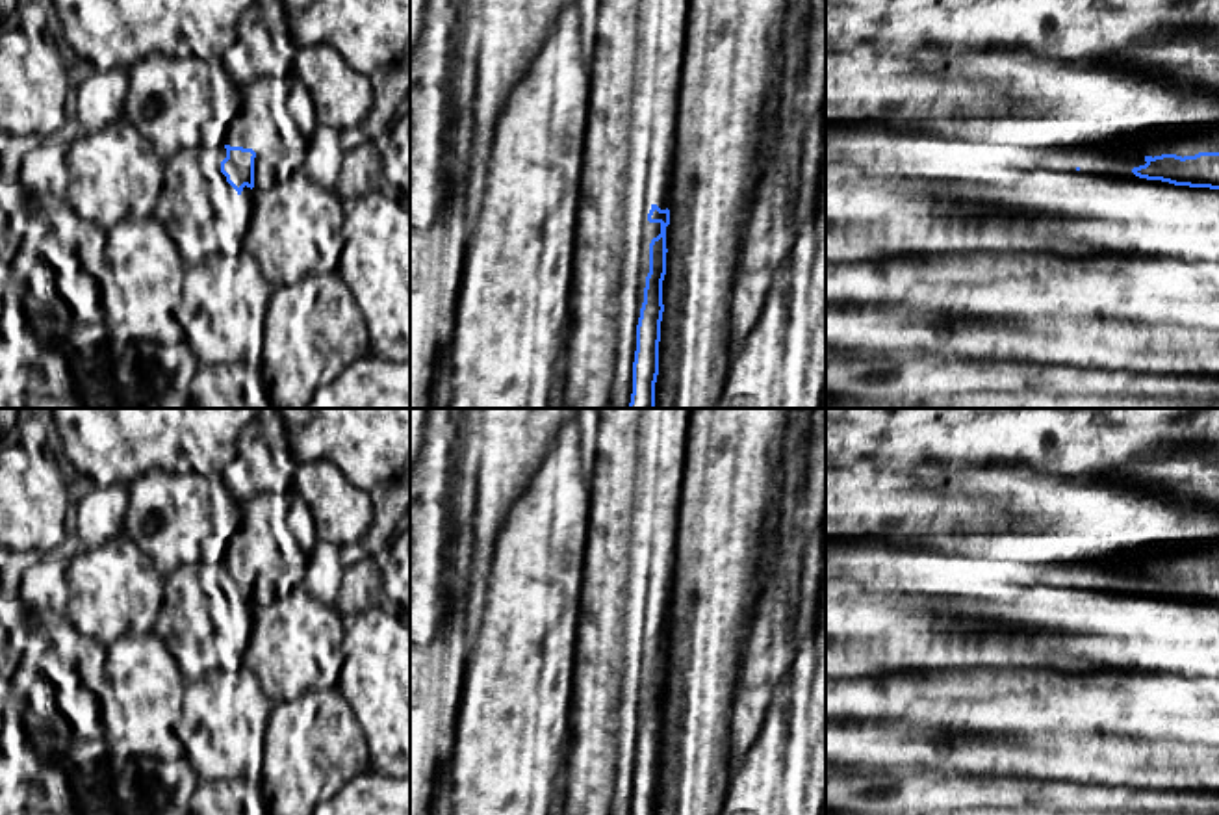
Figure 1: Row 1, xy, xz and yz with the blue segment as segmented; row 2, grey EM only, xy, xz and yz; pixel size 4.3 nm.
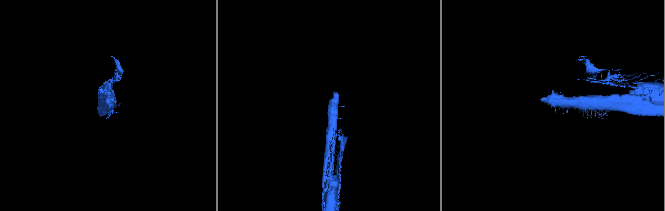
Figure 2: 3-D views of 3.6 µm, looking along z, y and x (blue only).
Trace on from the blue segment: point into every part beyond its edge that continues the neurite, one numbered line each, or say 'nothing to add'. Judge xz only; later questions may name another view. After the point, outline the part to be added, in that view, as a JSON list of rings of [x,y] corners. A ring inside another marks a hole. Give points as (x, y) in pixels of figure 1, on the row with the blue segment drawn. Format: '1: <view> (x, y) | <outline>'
1: xz (650, 143) | [[[629,123],[627,149],[622,158],[623,186],[610,195],[618,199],[618,312],[614,316],[614,366],[607,408],[629,408],[633,394],[633,362],[636,325],[649,273],[649,243],[661,234],[661,223],[649,223],[633,212],[631,202],[646,193],[661,210],[670,202],[670,173],[677,123]]]

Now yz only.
1: yz (1112, 214) | [[[1106,67],[1095,72],[1102,87],[1106,121],[1085,152],[1041,149],[1032,158],[1017,147],[1011,154],[989,143],[982,132],[965,132],[956,145],[956,201],[980,210],[987,234],[1009,230],[1041,245],[1059,245],[1089,252],[1100,262],[1154,256],[1165,260],[1208,260],[1219,264],[1219,189],[1174,186],[1139,178],[1134,167],[1147,156],[1219,152],[1219,93],[1186,89],[1161,74],[1130,67]],[[1045,191],[1045,210],[1061,210],[1067,219],[1030,221],[1028,193]]]

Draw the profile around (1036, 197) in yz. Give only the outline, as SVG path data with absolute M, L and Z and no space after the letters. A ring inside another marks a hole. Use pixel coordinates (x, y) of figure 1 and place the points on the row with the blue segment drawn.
M1035 189L1035 191L1028 191L1028 201L1032 202L1032 213L1028 215L1030 221L1050 221L1050 219L1067 219L1067 212L1061 210L1045 210L1043 202L1045 202L1045 191L1043 189Z

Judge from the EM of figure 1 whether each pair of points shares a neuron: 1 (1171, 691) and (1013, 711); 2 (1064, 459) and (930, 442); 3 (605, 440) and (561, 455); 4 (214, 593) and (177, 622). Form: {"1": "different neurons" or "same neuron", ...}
{"1": "same neuron", "2": "same neuron", "3": "different neurons", "4": "different neurons"}

